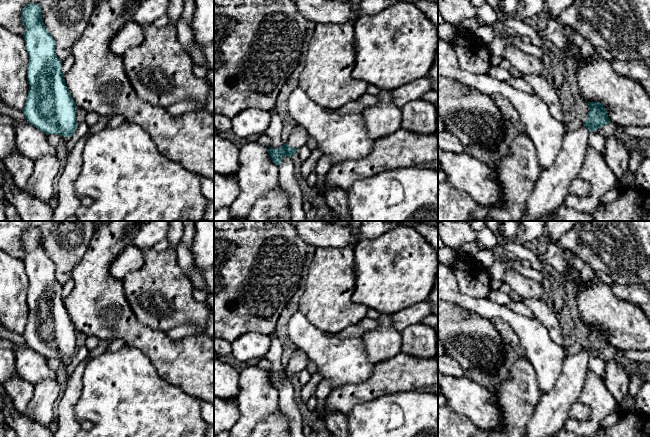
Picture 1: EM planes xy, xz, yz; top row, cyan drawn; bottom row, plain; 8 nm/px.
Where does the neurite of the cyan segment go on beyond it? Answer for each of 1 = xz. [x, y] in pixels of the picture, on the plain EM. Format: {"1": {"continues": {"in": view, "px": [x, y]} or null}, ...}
{"1": {"continues": {"in": "xz", "px": [298, 361]}}}

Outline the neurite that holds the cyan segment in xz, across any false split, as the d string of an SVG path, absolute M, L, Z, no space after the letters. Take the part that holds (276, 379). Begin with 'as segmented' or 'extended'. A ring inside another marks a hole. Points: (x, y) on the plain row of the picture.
extended; M296 348L288 361L288 367L283 368L280 372L274 373L269 371L268 378L272 386L279 390L285 380L291 382L301 370L308 365L309 358L302 350Z

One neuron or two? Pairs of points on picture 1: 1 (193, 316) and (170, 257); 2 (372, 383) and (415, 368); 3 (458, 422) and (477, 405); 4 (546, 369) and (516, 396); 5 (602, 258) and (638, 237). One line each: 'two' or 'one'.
1: one
2: one
3: two
4: two
5: one

